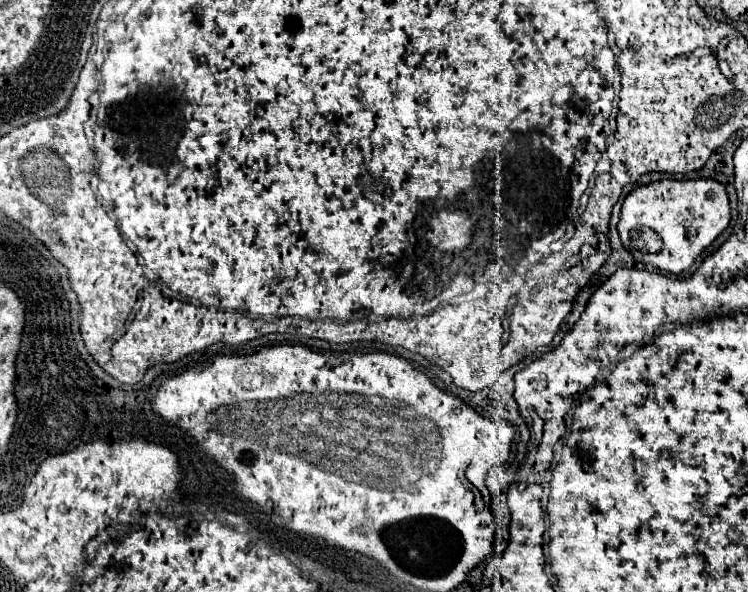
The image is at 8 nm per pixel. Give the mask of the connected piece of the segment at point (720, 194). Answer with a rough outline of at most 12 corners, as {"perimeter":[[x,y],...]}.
{"perimeter":[[661,179],[623,201],[643,265],[681,273],[729,225],[725,185]]}

